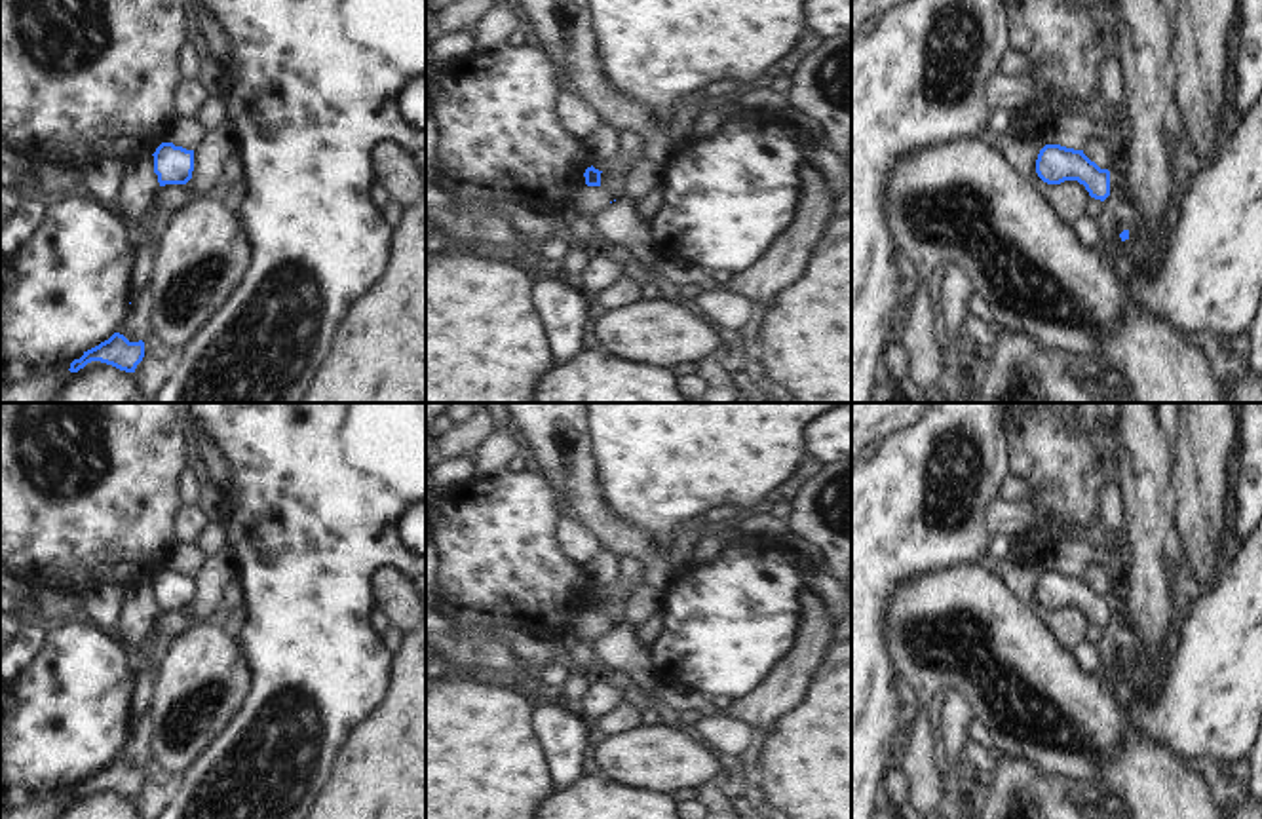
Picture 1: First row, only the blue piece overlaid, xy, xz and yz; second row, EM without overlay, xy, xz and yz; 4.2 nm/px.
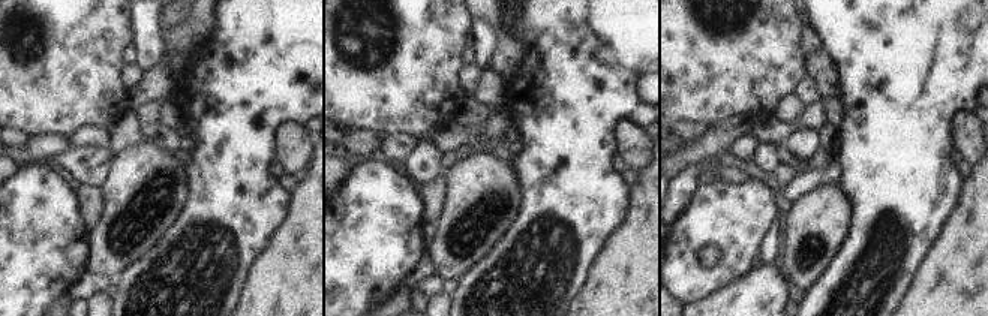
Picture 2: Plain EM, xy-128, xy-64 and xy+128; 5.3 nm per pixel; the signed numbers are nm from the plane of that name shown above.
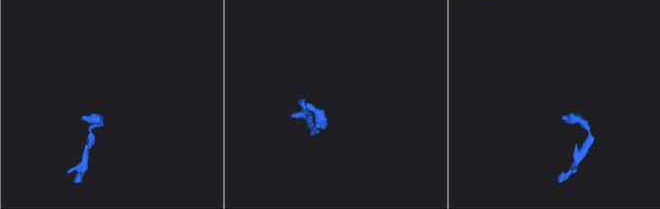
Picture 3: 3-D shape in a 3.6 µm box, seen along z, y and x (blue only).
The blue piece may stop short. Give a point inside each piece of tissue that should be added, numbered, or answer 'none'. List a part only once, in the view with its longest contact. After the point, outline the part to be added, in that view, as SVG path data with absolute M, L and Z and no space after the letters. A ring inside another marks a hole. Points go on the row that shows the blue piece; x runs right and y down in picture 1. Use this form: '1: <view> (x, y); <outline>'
none

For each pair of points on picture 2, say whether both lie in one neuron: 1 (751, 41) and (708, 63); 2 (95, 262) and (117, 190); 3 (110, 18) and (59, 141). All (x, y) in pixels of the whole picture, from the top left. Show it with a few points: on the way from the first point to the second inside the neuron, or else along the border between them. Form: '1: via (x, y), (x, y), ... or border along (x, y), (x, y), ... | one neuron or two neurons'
1: via (741, 41), (730, 41), (718, 53) | one neuron
2: via (104, 244), (105, 223), (117, 208) | one neuron
3: border along (65, 132), (32, 132), (29, 135) | two neurons

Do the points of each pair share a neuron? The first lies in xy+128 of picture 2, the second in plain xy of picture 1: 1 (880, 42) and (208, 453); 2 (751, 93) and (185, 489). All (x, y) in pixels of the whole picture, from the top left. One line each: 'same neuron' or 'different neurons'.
1: different neurons
2: different neurons

